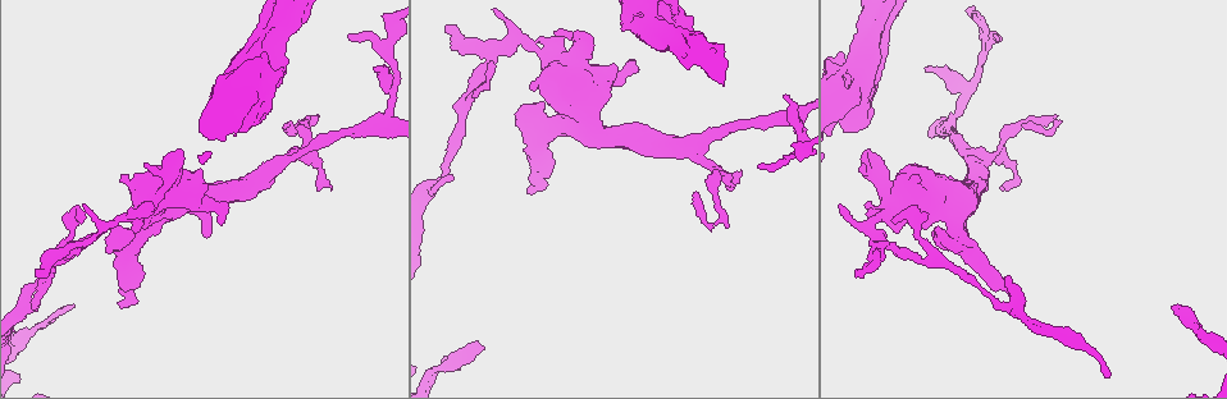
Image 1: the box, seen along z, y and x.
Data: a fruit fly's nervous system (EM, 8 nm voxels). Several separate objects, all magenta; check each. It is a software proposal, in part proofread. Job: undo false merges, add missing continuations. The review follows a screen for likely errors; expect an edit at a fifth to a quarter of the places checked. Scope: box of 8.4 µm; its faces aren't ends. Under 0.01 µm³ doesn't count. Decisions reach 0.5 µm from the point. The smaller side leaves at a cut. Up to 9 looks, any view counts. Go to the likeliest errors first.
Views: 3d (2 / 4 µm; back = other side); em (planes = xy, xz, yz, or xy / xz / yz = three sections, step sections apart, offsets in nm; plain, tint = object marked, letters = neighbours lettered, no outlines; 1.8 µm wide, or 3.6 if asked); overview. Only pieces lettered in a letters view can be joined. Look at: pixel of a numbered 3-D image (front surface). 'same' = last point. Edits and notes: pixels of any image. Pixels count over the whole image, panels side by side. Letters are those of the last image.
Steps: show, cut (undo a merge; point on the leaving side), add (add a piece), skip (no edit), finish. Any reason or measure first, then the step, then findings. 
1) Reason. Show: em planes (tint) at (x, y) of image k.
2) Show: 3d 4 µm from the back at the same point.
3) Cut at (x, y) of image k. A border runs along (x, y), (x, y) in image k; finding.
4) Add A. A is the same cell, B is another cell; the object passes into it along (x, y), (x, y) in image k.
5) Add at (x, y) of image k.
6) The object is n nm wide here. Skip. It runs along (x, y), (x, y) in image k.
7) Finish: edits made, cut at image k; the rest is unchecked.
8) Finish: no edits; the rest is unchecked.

Thick turns thin. Show: em 3.6 µm yz step 16 (letters) at (678, 19) of image 1.

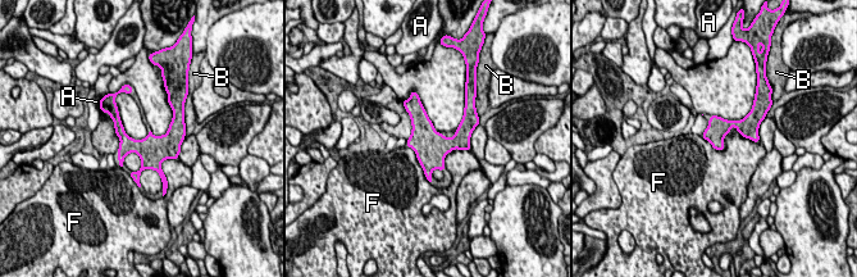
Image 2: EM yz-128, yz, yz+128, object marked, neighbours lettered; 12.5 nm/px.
The object is 190 nm wide here. Skip. A, B and F are other cells; a border runs along (732, 130), (720, 150), (701, 136) in image 2; one neuron here.

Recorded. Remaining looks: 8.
Three arms meet. Show: 3d 4 µm at (369, 124) of image 1.

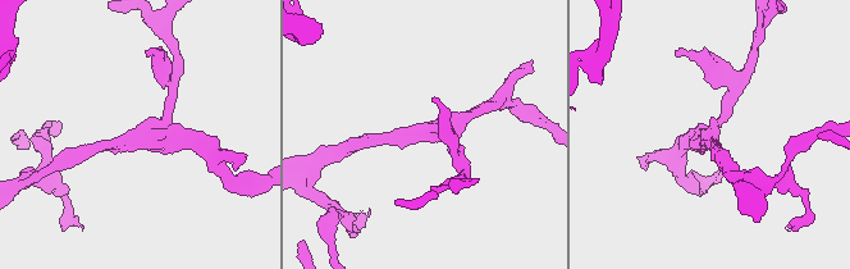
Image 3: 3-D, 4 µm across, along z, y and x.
Shape alone is not enough. Show: em planes (letters) at (710, 137) of image 3.

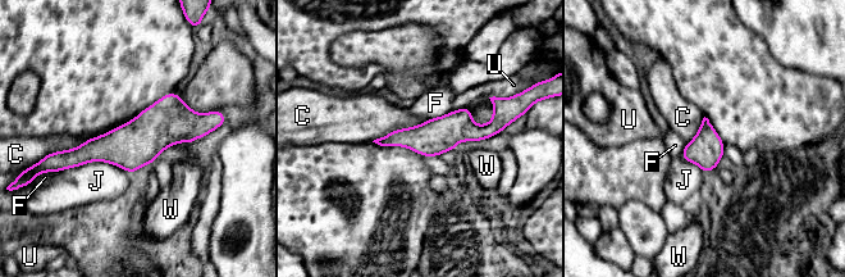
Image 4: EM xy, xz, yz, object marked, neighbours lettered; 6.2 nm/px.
Skip. C, F, J, U and W are other cells; it runs along (209, 126), (58, 154) in image 4; continuous, no second neuron.

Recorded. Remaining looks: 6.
Thin end. Show: 3d 2 µm at (492, 60) of image 1.

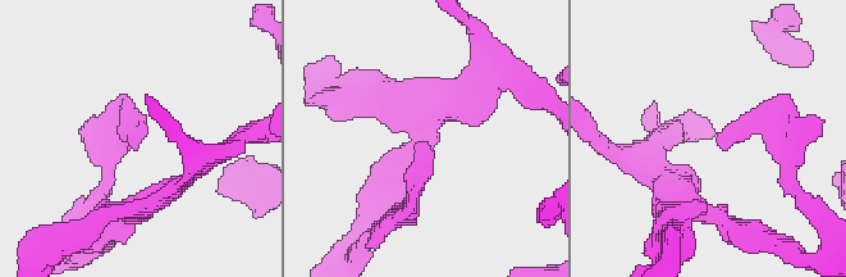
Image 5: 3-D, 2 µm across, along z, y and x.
Show: em 3.6 µm planes (plain) at (139, 147) of image 5.

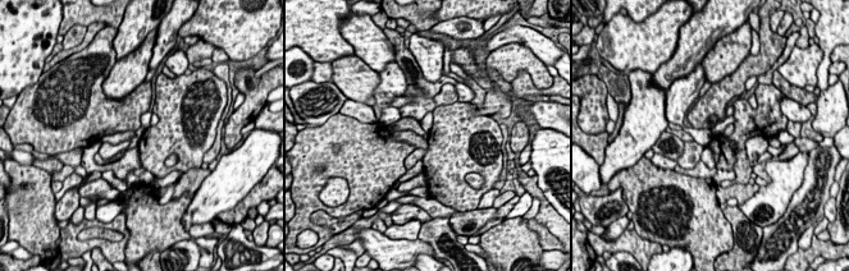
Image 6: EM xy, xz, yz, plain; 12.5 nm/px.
See the neighbours. Show: em 3.6 µm planes (letters) at the same point.

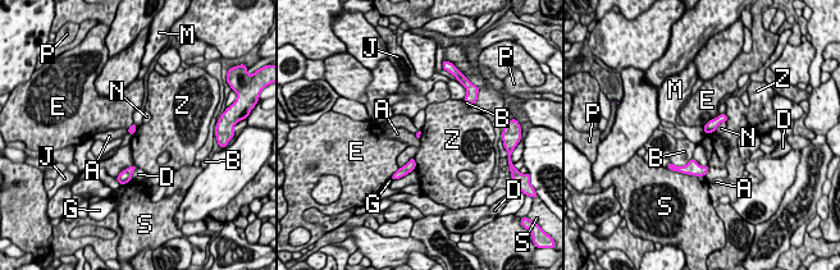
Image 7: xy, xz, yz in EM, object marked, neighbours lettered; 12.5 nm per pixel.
Cut at (123, 177) of image 7. A, B, D, E, G, J, M, N, P, S and Z are other cells; a border runs along (126, 169), (131, 174) in image 7; a second neuron is stuck on.

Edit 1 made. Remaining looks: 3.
Sharp bend. Show: em xz step 4 (tint) at (1046, 120) of image 1.

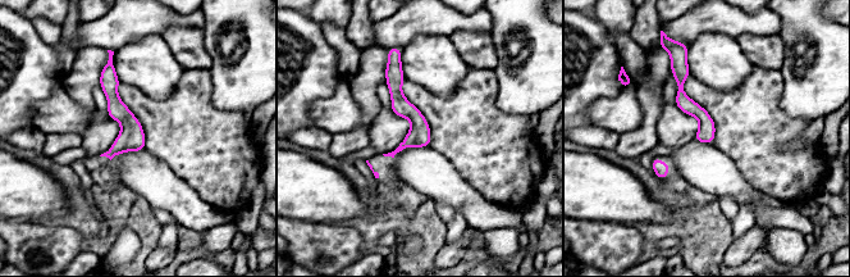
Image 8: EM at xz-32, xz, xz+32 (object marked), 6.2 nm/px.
Show: em xz step 4 (letters) at the same point.

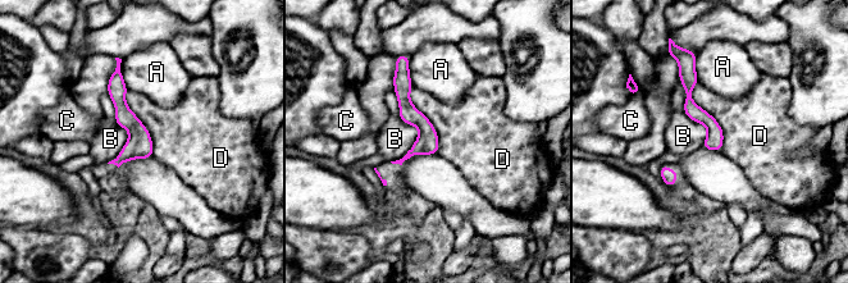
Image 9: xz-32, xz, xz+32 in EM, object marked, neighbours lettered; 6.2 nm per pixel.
Skip. A, B, C and D are other cells; a border runs along (697, 82), (721, 151) in image 9; one neuron here.

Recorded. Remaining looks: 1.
Finish: edits made, cut at image 7; the rest is unchecked.

